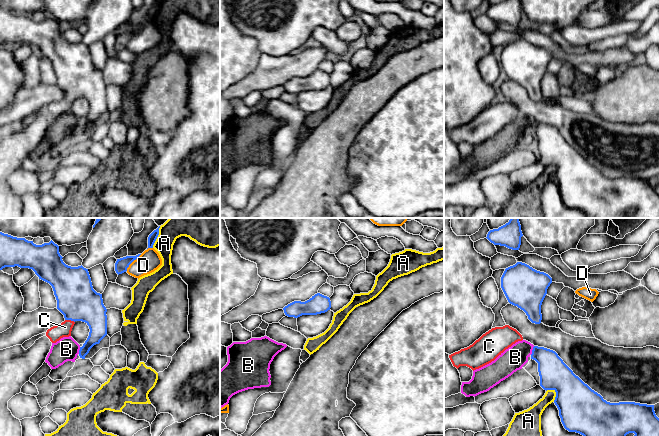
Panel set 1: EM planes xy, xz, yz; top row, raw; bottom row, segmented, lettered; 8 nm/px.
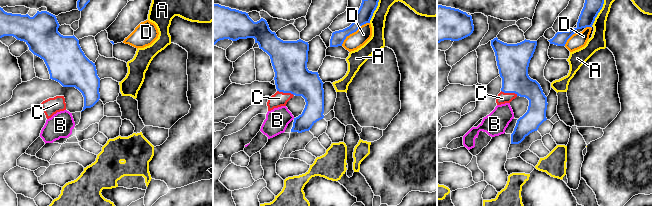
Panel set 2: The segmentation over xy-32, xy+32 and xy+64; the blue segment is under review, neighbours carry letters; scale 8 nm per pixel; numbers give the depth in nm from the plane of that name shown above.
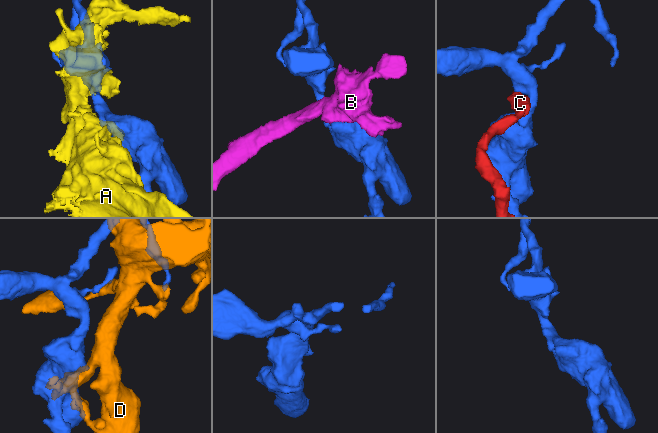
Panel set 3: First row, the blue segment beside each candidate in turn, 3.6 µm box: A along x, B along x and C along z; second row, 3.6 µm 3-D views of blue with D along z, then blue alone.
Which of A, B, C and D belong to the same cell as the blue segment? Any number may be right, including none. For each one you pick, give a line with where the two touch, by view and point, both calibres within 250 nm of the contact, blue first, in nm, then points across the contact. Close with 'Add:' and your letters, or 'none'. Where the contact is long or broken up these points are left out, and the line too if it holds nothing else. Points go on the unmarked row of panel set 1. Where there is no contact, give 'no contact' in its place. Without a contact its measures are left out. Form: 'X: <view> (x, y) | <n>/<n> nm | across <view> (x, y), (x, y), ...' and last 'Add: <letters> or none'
C: xy (70, 95) | 320/120 nm | across xy (76, 75), (76, 81), (70, 95), (55, 109)
Add: C

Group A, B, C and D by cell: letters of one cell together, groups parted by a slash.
A / B / C / D

